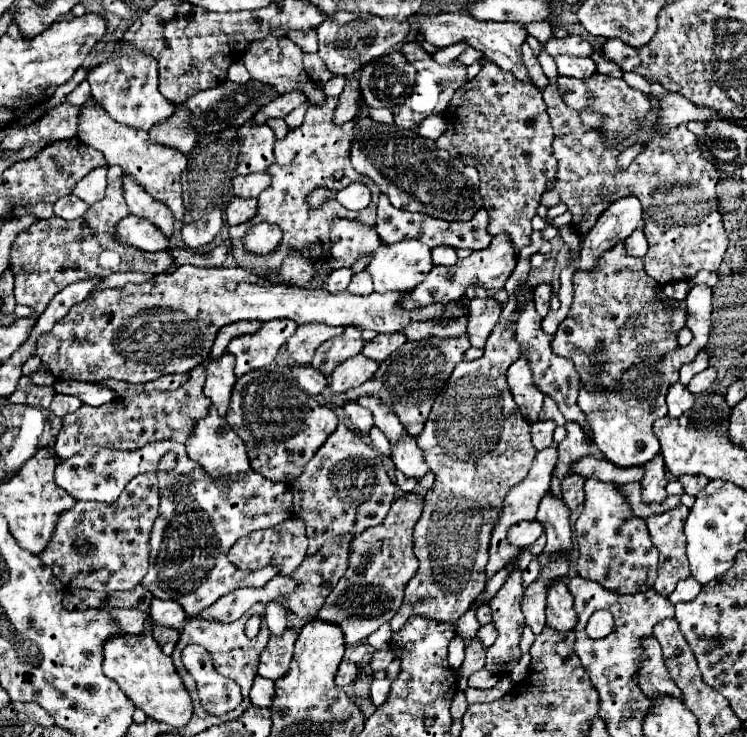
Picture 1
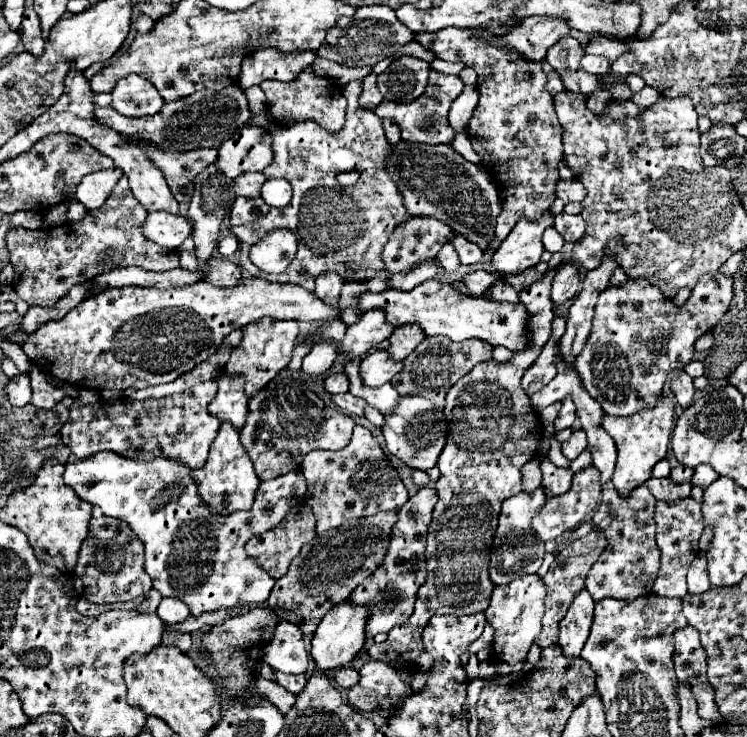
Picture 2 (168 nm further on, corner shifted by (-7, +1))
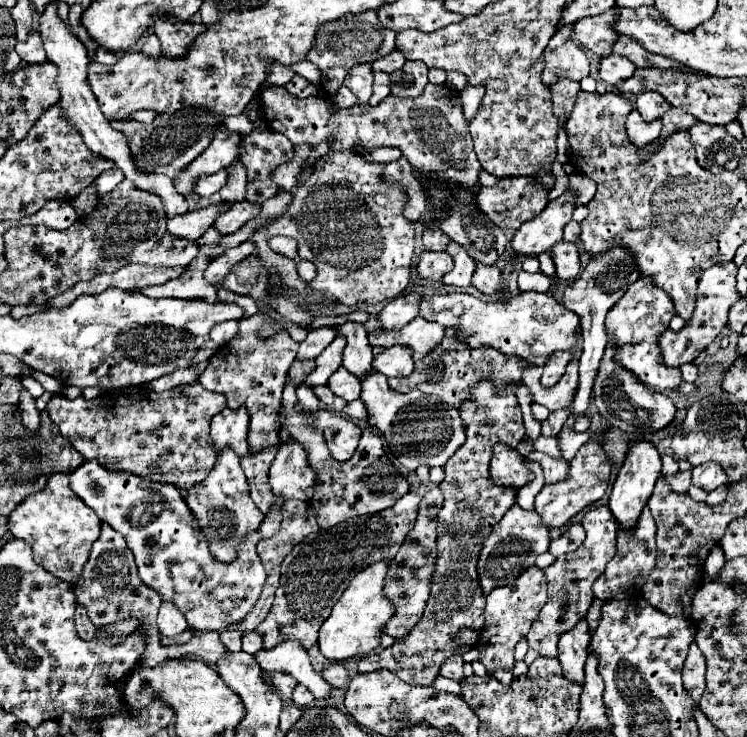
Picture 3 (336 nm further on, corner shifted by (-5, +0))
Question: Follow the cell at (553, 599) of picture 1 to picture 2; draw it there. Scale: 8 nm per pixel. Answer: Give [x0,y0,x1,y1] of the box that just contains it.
[559,591,595,657]

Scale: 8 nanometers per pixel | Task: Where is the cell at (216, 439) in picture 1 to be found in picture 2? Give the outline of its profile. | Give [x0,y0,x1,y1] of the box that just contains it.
[191,423,259,515]

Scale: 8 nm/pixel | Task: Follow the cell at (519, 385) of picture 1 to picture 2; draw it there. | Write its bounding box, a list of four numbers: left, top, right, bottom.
[523,315,565,397]

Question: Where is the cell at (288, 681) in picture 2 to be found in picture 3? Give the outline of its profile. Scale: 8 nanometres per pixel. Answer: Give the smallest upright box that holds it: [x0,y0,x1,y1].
[291,684,313,706]

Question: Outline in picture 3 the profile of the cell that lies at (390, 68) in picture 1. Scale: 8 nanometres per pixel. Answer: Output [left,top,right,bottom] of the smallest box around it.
[389,60,427,98]

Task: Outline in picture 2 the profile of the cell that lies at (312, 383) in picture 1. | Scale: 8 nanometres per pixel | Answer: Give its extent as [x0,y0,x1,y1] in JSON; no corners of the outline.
[325,373,349,393]

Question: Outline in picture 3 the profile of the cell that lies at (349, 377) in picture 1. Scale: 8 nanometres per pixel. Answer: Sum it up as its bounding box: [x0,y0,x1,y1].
[373,346,413,376]

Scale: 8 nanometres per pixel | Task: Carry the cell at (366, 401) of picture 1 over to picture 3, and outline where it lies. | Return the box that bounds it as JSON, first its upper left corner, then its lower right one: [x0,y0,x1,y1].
[336,321,371,380]

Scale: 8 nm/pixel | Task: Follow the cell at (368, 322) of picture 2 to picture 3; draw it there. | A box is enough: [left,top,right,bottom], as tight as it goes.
[377,294,417,330]

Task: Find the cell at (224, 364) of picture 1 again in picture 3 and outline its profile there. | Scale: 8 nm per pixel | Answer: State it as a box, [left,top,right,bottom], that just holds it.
[211,406,249,456]

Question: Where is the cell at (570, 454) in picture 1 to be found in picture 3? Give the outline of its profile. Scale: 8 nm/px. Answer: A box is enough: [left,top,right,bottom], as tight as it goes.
[533,436,561,458]

